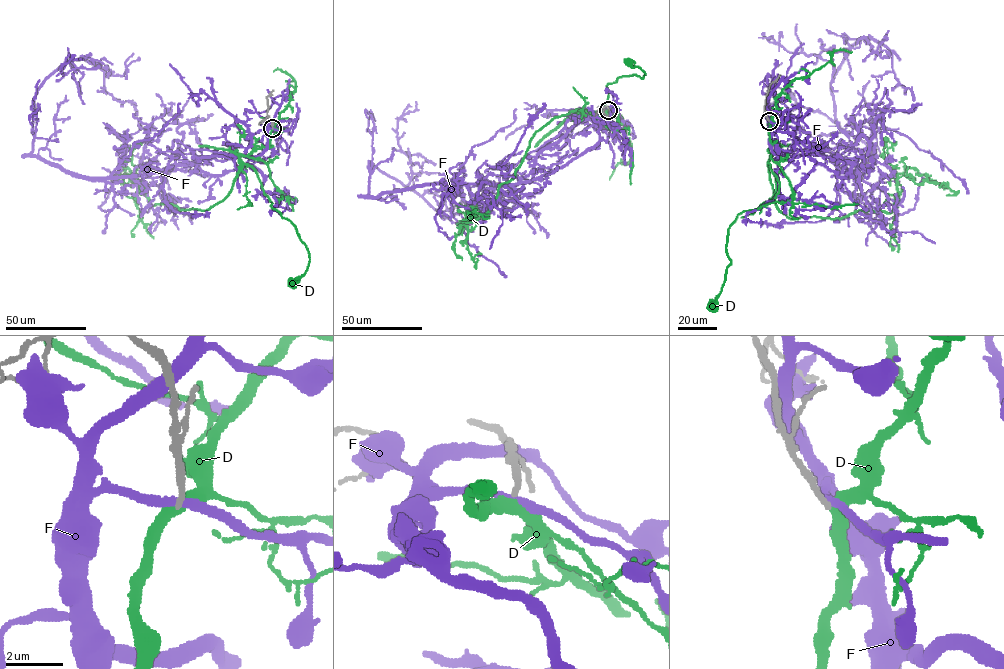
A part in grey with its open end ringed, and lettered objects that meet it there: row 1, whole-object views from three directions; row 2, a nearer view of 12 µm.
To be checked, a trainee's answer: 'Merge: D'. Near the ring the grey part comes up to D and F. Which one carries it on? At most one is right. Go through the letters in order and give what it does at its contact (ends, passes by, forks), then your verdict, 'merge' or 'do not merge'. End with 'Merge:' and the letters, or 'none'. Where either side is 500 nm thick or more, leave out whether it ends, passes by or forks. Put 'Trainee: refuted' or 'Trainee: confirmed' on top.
Trainee: confirmed
D: it passes by; merge
F: it passes by; do not merge
Merge: D

